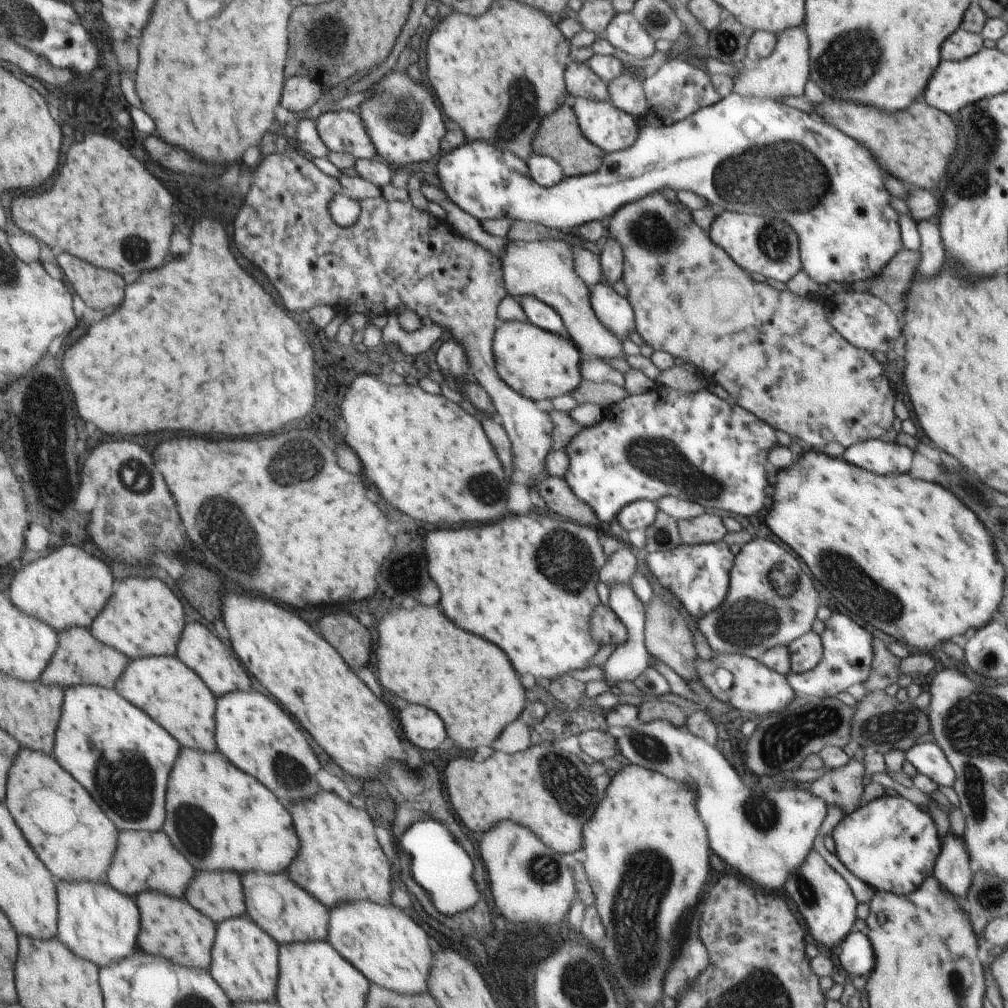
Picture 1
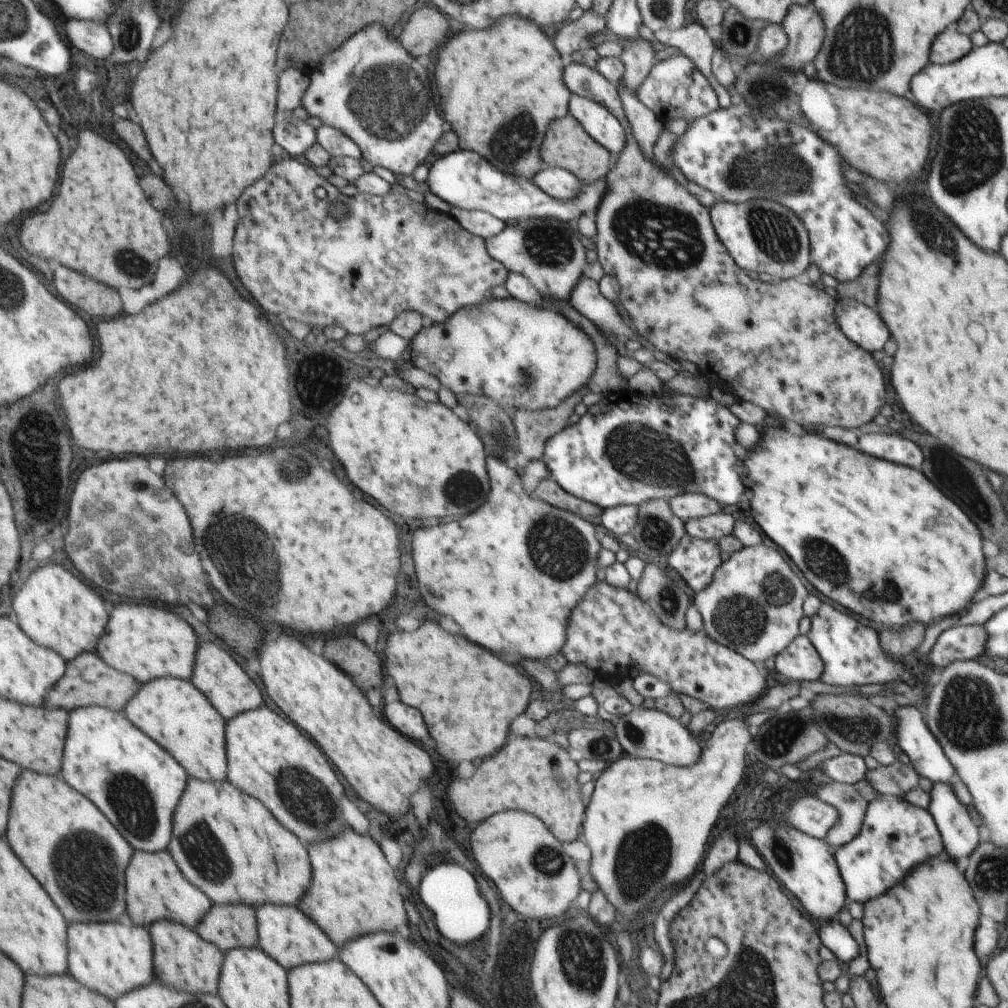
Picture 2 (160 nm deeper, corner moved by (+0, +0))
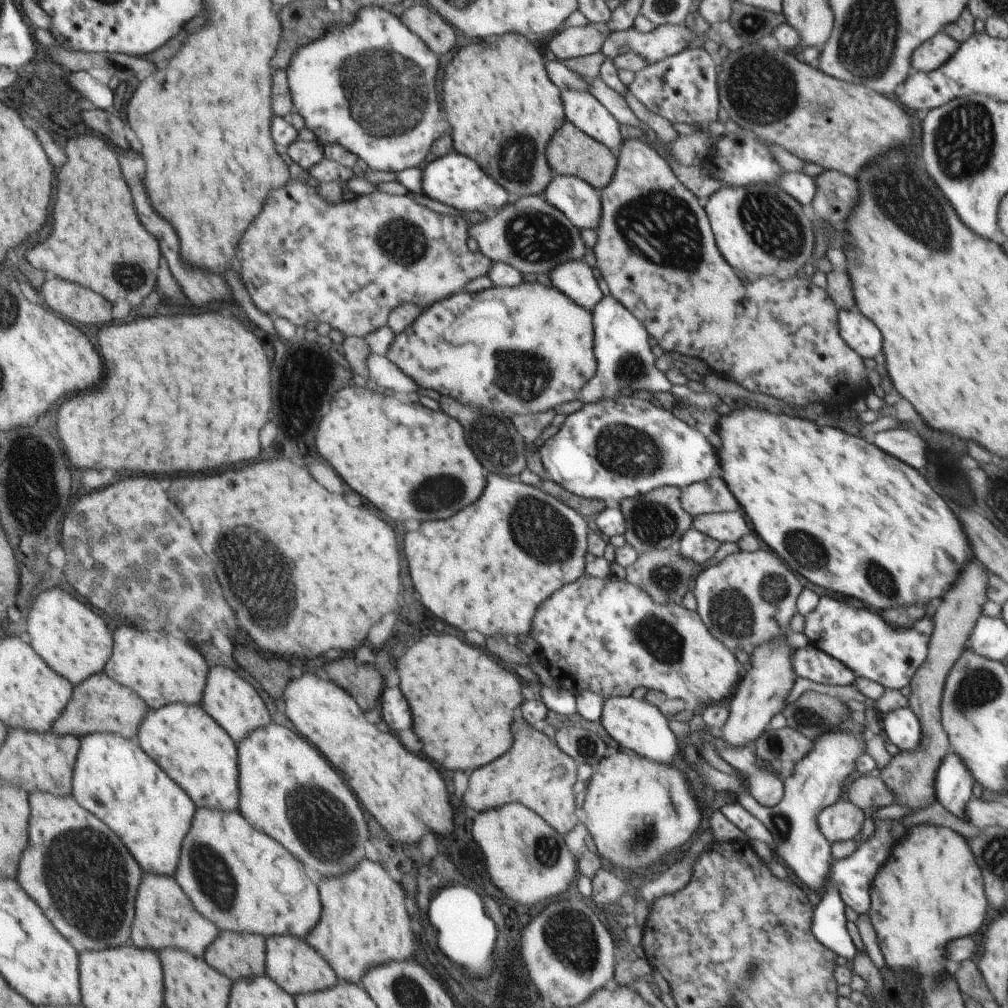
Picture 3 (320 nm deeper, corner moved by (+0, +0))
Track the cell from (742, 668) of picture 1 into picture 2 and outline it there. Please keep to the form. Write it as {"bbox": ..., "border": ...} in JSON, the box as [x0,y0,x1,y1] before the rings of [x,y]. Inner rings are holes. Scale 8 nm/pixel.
{"bbox":[561,581,770,710],"border":[[[597,581],[594,586],[590,586],[586,596],[578,602],[573,614],[570,614],[566,642],[561,653],[568,663],[590,666],[596,676],[617,671],[628,677],[629,669],[636,668],[640,673],[652,674],[658,680],[666,682],[678,696],[682,692],[686,696],[690,695],[696,700],[706,702],[716,710],[752,706],[770,688],[767,686],[766,672],[758,668],[756,663],[744,658],[740,652],[721,646],[711,640],[704,631],[693,632],[687,627],[684,630],[672,630],[662,624],[658,616],[638,596],[634,596],[630,591],[614,588],[606,581]]]}

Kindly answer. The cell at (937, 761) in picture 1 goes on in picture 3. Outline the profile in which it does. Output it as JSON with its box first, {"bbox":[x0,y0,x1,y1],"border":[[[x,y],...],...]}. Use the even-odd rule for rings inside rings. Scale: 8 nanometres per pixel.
{"bbox":[883,704,922,752],"border":[[[907,704],[883,716],[884,736],[902,752],[915,752],[922,736],[916,713]]]}

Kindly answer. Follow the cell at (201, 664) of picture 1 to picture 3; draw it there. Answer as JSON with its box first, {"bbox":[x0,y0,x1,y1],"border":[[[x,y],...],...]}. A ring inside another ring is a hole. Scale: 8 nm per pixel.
{"bbox":[201,666,270,744],"border":[[[217,666],[209,670],[201,707],[219,724],[235,744],[242,743],[252,731],[270,724],[270,714],[258,692],[232,669]]]}

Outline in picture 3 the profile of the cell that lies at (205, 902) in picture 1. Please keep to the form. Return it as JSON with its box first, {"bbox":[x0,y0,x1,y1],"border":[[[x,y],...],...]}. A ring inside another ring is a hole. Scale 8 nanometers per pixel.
{"bbox":[203,931,265,982],"border":[[[220,931],[211,946],[203,959],[231,982],[265,976],[264,937]]]}

